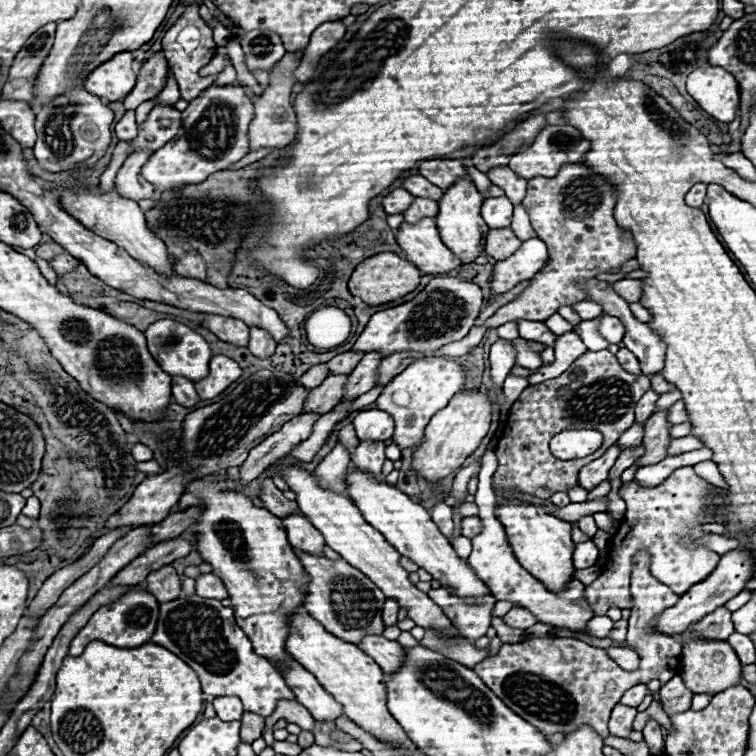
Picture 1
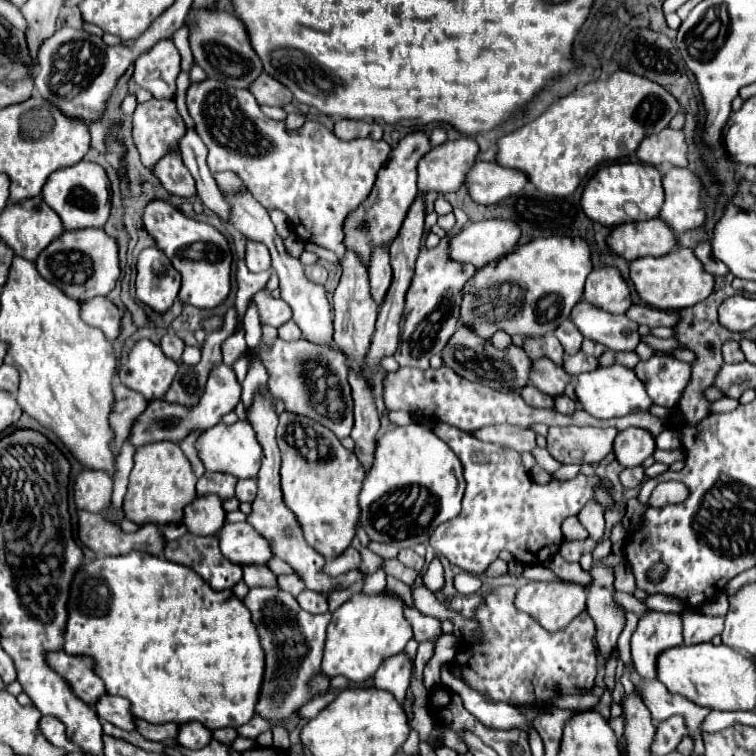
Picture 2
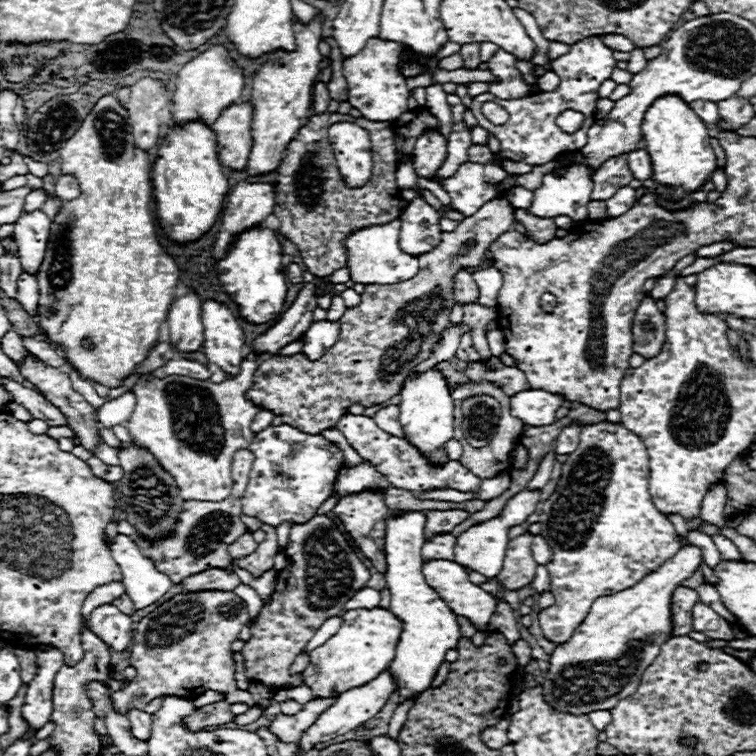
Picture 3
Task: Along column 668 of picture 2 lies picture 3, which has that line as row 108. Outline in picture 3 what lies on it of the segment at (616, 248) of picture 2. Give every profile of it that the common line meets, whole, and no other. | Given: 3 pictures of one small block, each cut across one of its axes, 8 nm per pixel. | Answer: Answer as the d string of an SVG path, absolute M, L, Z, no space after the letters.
M248 102L228 106L218 122L214 122L212 130L218 142L218 158L222 166L230 170L244 170L248 162L248 154L252 148L250 136L252 124L252 106Z

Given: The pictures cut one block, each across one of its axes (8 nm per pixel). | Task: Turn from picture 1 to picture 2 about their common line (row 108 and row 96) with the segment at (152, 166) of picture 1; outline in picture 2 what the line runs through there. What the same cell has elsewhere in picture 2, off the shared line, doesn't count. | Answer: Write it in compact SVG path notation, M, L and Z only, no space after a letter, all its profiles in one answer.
M206 78L202 82L192 82L186 90L188 112L194 120L194 128L202 142L208 148L208 168L212 174L216 172L234 172L246 186L246 190L266 208L266 210L282 210L292 222L294 232L304 242L314 242L334 250L340 258L346 252L344 246L344 218L350 210L356 210L364 198L368 198L378 170L386 164L390 154L390 144L384 140L358 138L358 140L340 140L332 130L324 128L318 122L306 120L300 130L288 132L284 122L270 120L260 110L256 98L244 90L228 86L216 78Z

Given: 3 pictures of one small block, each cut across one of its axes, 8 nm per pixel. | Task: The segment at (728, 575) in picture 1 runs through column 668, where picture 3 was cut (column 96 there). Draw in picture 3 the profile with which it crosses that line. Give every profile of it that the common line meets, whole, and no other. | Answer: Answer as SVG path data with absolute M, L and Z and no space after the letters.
M102 604L90 614L90 630L102 638L108 646L118 652L124 652L132 640L132 618L120 612L114 604Z

